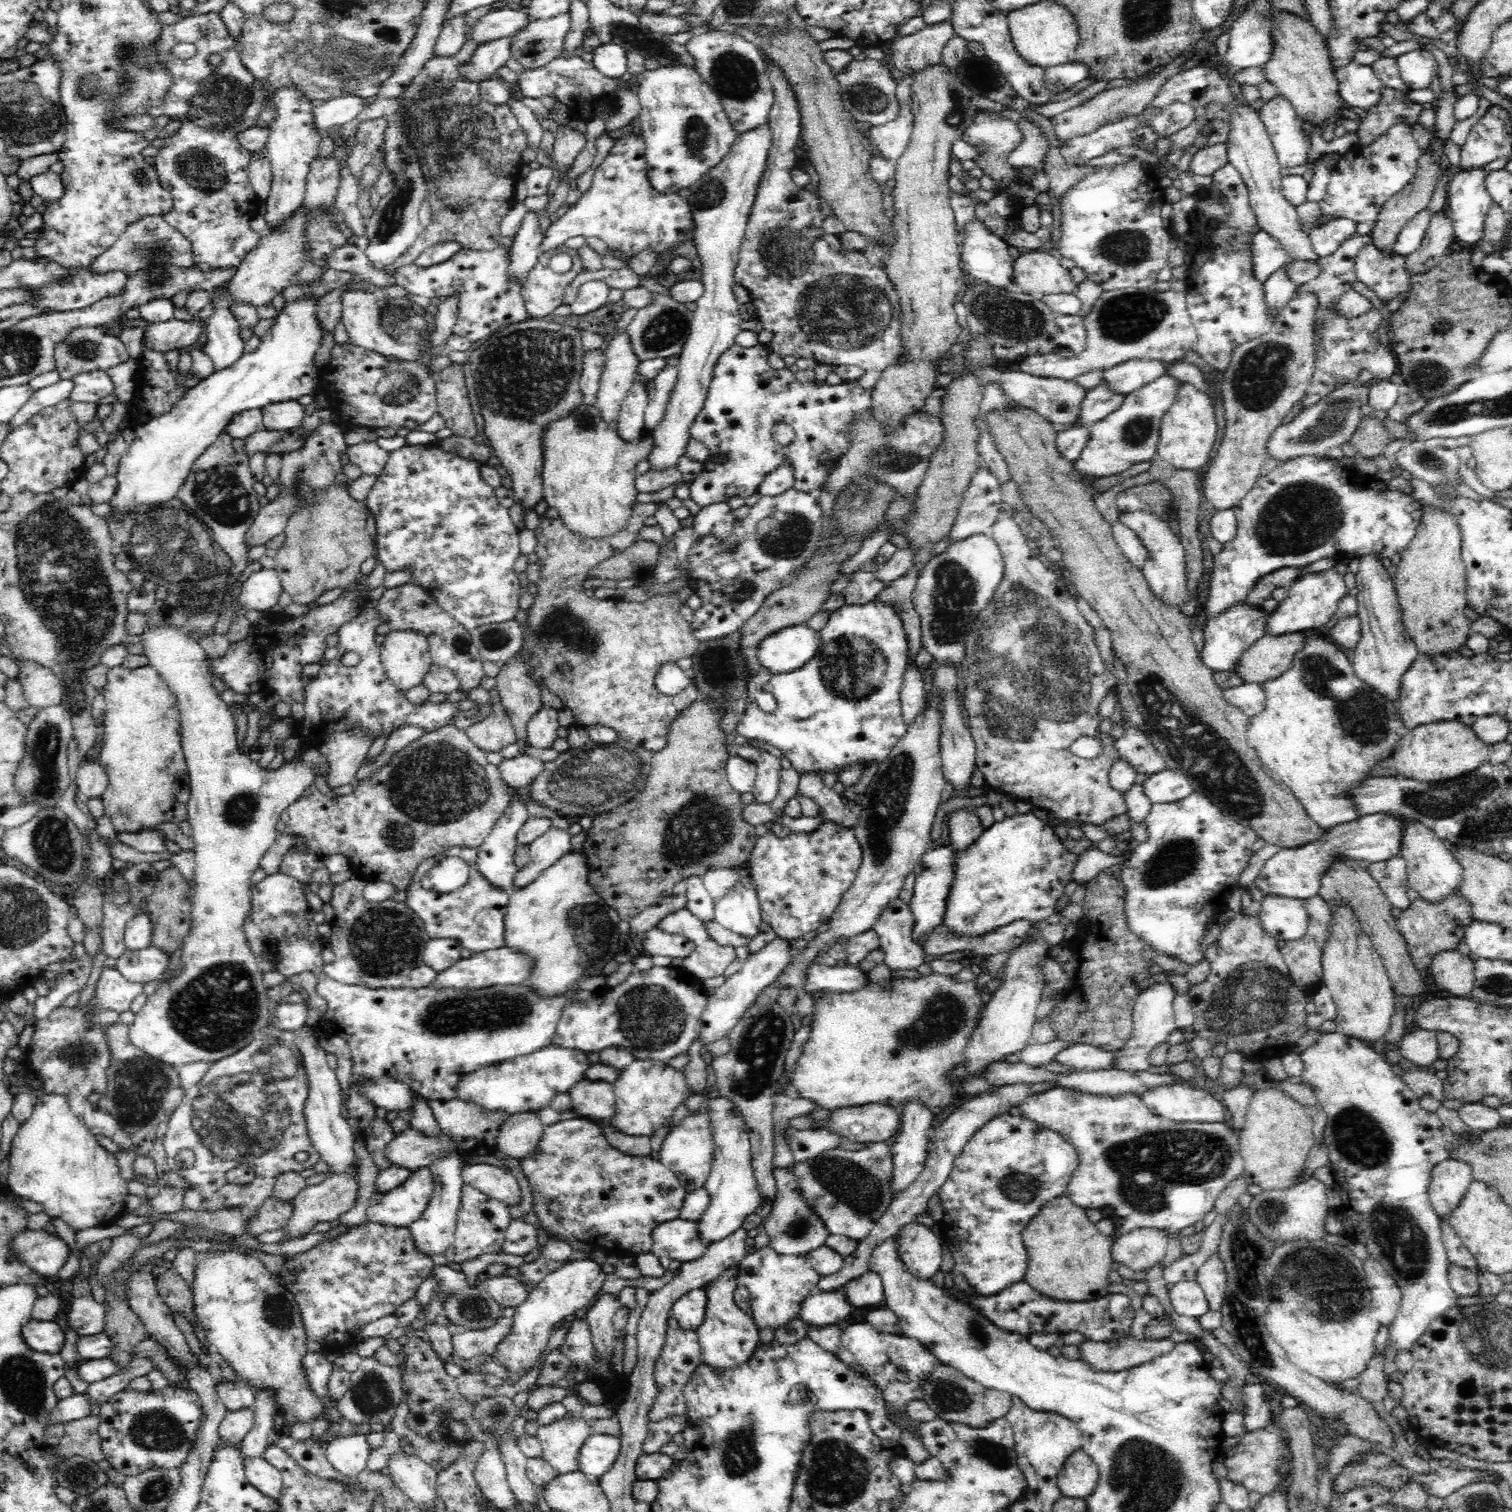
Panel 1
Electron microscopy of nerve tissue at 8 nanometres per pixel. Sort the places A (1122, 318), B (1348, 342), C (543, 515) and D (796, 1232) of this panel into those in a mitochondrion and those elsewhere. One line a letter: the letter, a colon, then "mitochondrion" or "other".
A: mitochondrion
B: other
C: other
D: mitochondrion

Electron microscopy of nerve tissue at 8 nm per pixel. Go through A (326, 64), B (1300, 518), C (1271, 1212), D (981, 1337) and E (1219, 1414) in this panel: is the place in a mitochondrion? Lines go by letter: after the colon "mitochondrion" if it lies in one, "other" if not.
A: mitochondrion
B: mitochondrion
C: mitochondrion
D: mitochondrion
E: other

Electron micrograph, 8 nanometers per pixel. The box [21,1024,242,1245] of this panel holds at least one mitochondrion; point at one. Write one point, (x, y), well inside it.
(140, 1086)

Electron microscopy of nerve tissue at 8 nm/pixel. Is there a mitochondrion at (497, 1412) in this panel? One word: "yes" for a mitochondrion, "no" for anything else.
yes

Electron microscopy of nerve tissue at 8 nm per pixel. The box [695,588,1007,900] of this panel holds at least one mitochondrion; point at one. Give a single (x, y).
(888, 804)

